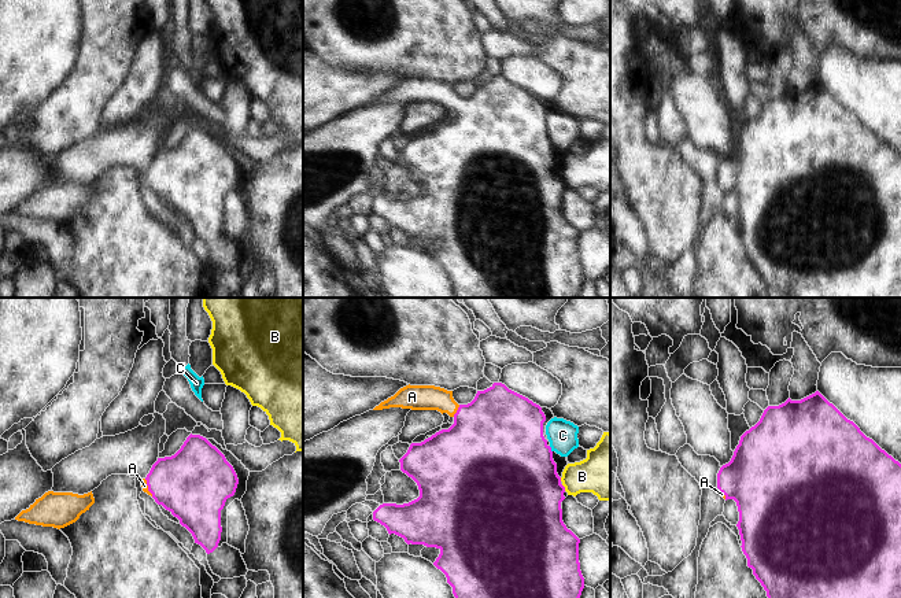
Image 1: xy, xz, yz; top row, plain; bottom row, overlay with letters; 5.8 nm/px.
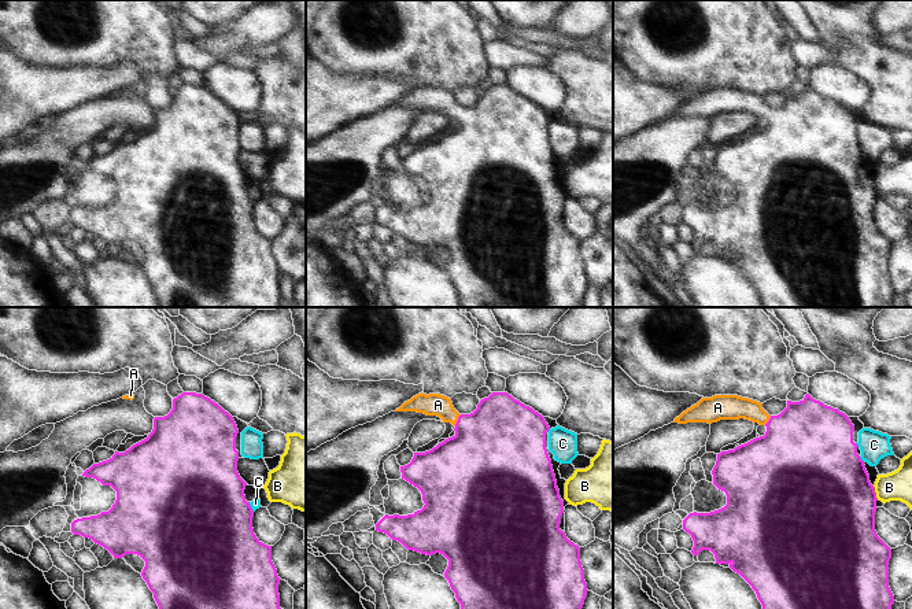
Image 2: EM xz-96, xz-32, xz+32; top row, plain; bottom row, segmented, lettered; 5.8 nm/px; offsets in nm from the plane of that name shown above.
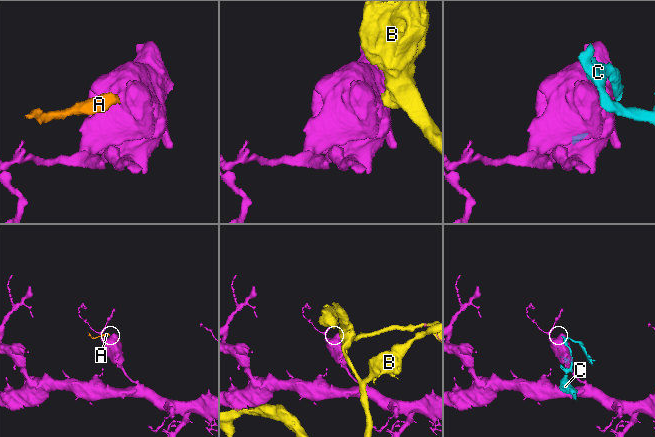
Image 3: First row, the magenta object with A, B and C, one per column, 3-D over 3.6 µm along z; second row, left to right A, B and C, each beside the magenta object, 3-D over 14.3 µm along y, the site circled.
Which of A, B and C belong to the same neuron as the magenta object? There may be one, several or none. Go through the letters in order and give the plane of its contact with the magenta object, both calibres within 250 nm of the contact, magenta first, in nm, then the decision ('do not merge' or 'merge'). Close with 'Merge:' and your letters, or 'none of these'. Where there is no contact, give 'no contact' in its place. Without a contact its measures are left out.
A: xz | 460/140 nm | merge
B: xz | 480/280 nm | do not merge
C: xz | 480/180 nm | do not merge
Merge: A

